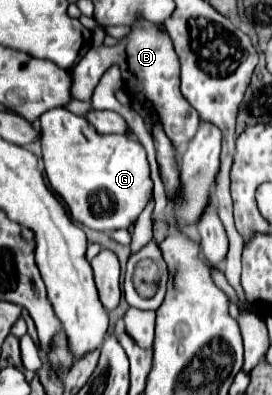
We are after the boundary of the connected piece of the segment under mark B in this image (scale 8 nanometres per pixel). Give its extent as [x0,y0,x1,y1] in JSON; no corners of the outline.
[70,19,200,149]

